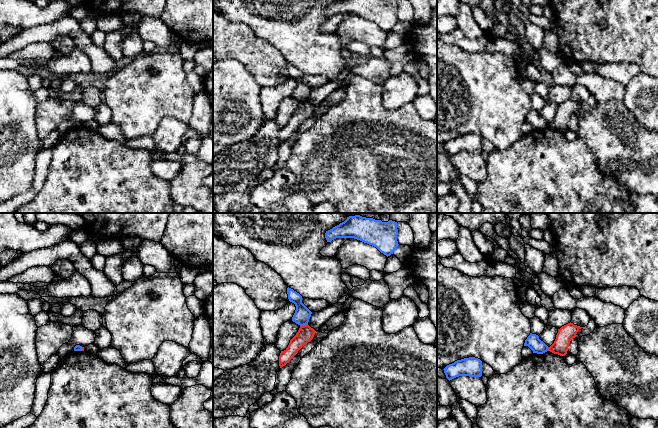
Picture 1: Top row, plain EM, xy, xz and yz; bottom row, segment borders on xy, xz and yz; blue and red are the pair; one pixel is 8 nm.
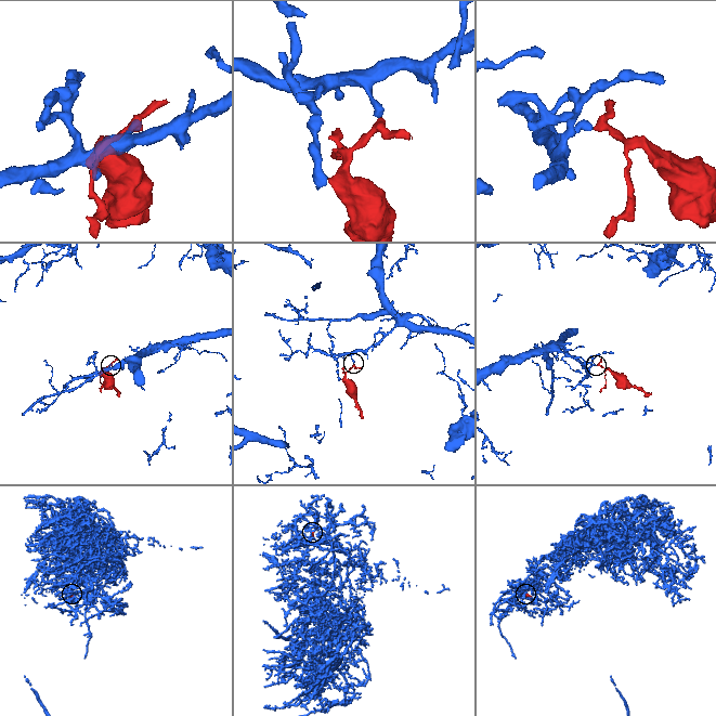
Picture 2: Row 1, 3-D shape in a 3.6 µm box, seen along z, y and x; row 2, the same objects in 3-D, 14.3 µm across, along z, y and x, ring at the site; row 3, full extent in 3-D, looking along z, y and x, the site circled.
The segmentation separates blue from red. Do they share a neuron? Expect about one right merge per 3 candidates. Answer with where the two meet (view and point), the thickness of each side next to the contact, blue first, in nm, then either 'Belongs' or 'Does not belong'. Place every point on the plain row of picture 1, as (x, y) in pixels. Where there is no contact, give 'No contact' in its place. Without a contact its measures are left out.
Touches blue at xz (303, 101). Thickness 130 nm (blue) against 140 nm. Does not belong

